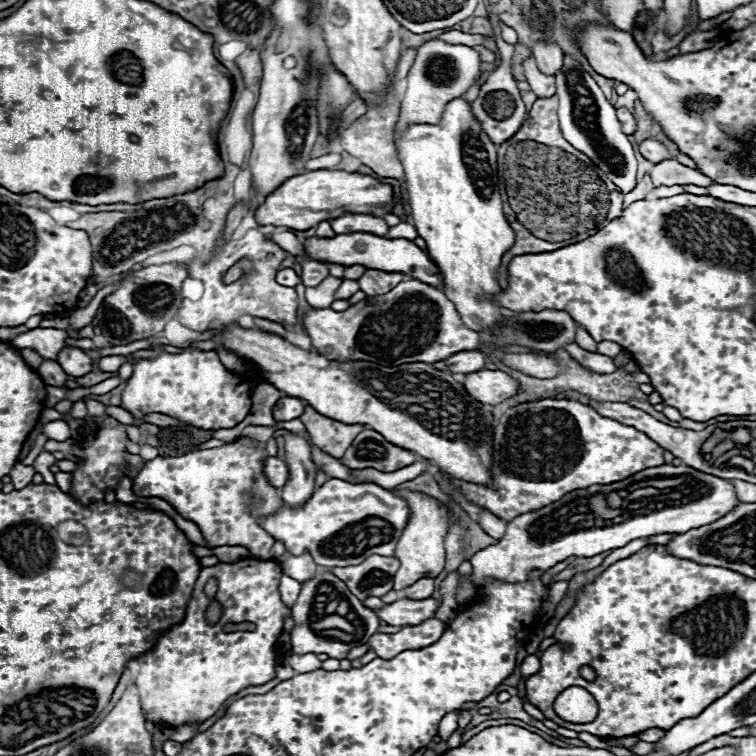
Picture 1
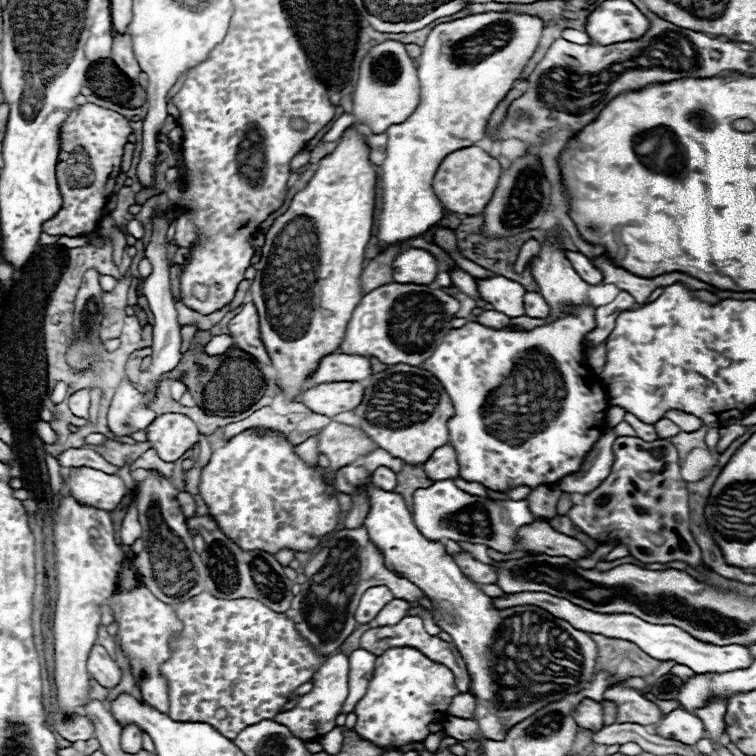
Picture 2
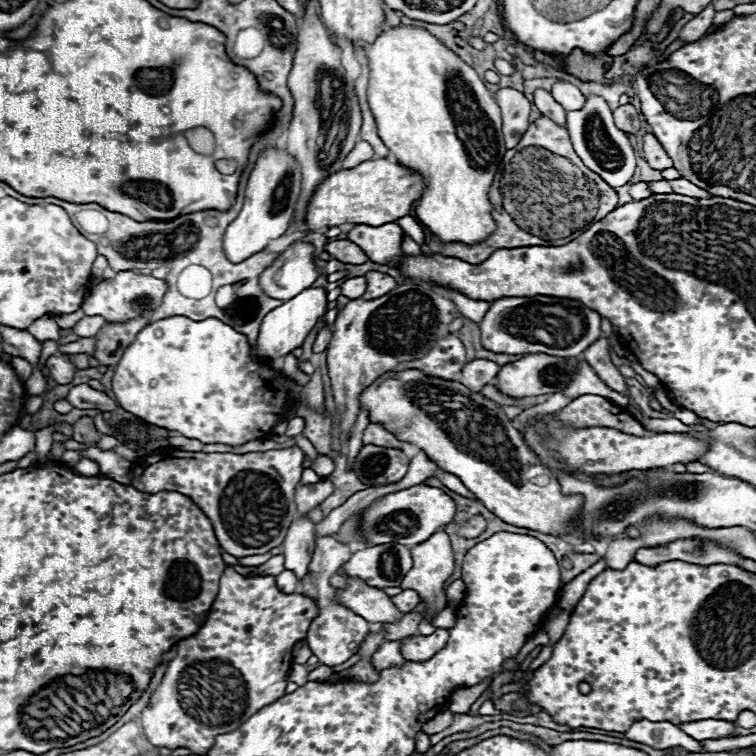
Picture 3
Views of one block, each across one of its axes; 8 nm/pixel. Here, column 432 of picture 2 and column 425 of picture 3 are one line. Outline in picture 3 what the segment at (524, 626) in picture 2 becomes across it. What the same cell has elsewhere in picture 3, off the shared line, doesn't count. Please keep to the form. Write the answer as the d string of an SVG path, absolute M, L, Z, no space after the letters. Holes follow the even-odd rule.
M436 532L432 534L426 542L416 544L412 548L412 558L414 558L414 566L410 568L410 572L404 576L400 588L412 588L418 592L418 596L422 598L422 602L426 604L426 612L430 616L430 622L434 620L434 616L444 610L448 606L448 598L446 598L446 588L444 582L452 576L454 572L454 554L450 548L450 538L446 532Z

